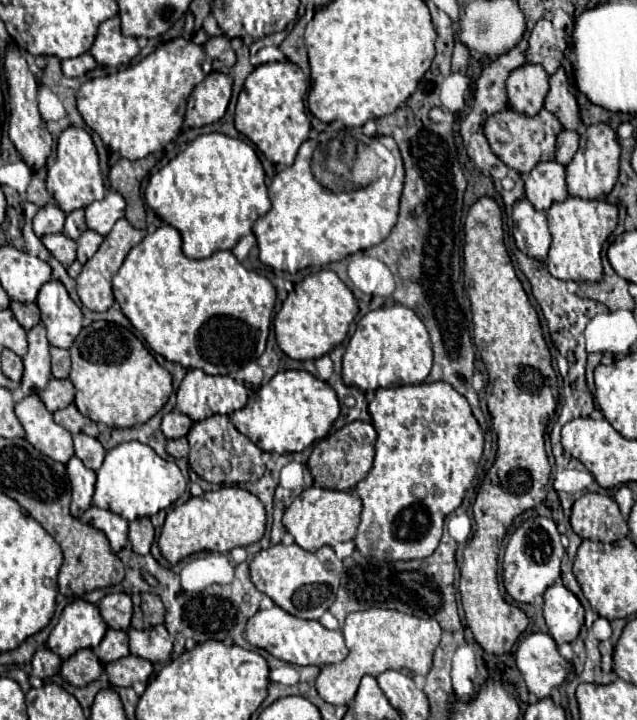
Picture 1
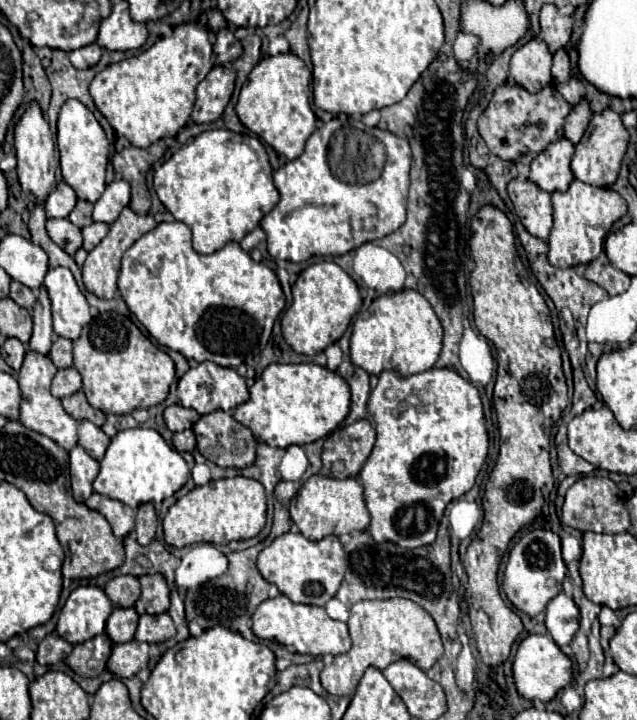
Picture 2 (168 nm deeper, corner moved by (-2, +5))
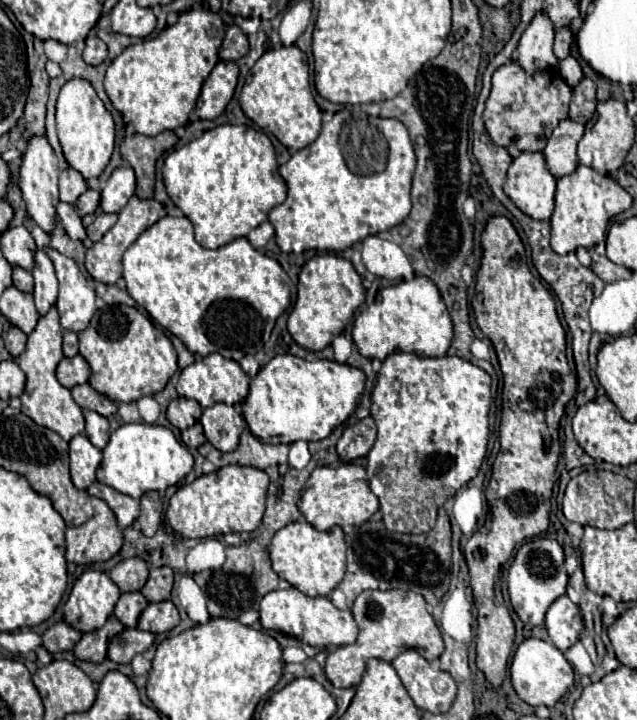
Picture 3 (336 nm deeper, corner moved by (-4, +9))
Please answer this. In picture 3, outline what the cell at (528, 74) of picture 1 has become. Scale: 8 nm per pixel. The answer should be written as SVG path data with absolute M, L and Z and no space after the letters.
M545 12L535 14L535 18L525 28L517 46L517 52L519 52L517 60L525 68L525 72L533 74L537 70L557 66L559 60L553 54L553 34L555 34L555 28L551 20L547 20L547 14Z

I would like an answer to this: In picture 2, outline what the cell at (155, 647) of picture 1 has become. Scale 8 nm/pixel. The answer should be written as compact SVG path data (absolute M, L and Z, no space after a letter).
M157 614L157 616L141 616L139 626L135 632L135 640L147 642L147 644L159 644L175 636L175 626L169 614Z

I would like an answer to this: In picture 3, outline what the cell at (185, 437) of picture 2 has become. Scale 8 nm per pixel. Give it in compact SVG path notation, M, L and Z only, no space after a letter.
M195 424L193 428L187 428L181 432L181 440L187 444L187 446L199 446L205 442L205 436L203 436L203 428L199 424Z

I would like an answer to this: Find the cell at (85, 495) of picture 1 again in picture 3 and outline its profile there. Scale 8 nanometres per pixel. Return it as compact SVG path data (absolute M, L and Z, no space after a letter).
M85 434L73 436L69 442L69 462L73 484L79 490L85 490L95 482L95 470L101 464L101 450L95 448Z

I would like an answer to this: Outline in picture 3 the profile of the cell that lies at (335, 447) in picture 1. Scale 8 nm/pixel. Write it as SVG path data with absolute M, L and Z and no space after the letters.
M367 416L343 430L343 436L337 442L337 454L345 462L367 456L371 446L375 444L375 438L377 438L375 420L371 416Z

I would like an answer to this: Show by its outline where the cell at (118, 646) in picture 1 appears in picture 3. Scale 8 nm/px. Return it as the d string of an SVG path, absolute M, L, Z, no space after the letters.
M125 592L121 594L117 606L115 606L115 616L127 626L127 628L135 628L139 614L145 610L149 602L145 600L145 596L141 592Z

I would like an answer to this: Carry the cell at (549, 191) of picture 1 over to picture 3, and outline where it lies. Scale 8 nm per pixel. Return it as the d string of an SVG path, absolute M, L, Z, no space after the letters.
M567 118L567 120L559 122L559 126L553 130L551 138L547 140L543 154L547 158L547 168L557 178L571 174L577 168L577 164L579 164L577 142L581 140L583 132L585 132L583 124Z

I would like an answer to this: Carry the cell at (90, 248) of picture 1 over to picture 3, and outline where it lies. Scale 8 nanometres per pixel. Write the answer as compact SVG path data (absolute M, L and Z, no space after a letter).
M99 214L97 218L95 218L95 222L87 228L87 236L93 240L93 242L97 242L97 240L101 240L101 236L113 226L117 222L117 214Z

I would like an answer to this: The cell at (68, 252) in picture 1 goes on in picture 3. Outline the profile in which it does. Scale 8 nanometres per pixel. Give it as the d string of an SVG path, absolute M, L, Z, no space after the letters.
M59 202L57 204L57 218L59 222L65 226L67 234L73 238L73 240L85 240L85 228L81 224L81 216L75 212L75 206L73 204L67 204L67 202Z

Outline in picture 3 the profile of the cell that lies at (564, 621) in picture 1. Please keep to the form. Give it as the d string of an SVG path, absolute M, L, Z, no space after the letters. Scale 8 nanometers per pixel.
M567 596L557 598L551 608L547 610L545 618L545 628L549 632L551 642L563 652L571 648L581 634L583 628L583 618L579 612L579 606L573 604Z

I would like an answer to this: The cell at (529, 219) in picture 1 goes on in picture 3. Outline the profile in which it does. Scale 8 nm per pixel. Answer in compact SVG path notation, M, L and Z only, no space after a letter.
M521 152L517 158L513 158L507 170L507 180L503 190L511 198L511 202L527 216L535 220L549 220L553 214L555 184L557 184L557 178L551 176L551 172L547 172L547 162L543 152Z

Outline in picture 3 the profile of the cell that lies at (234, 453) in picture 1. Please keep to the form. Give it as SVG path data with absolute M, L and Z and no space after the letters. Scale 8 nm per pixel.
M223 402L209 406L203 410L201 424L205 430L205 438L221 452L231 452L239 444L241 436L241 424L243 418L235 412L233 406L227 406Z

